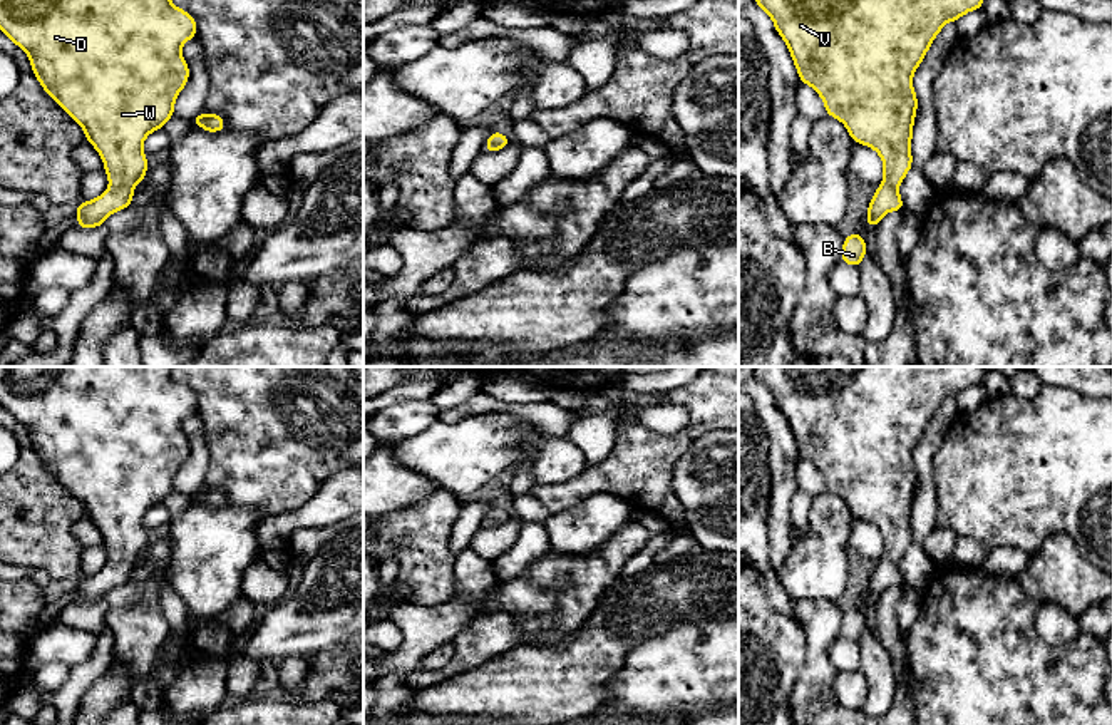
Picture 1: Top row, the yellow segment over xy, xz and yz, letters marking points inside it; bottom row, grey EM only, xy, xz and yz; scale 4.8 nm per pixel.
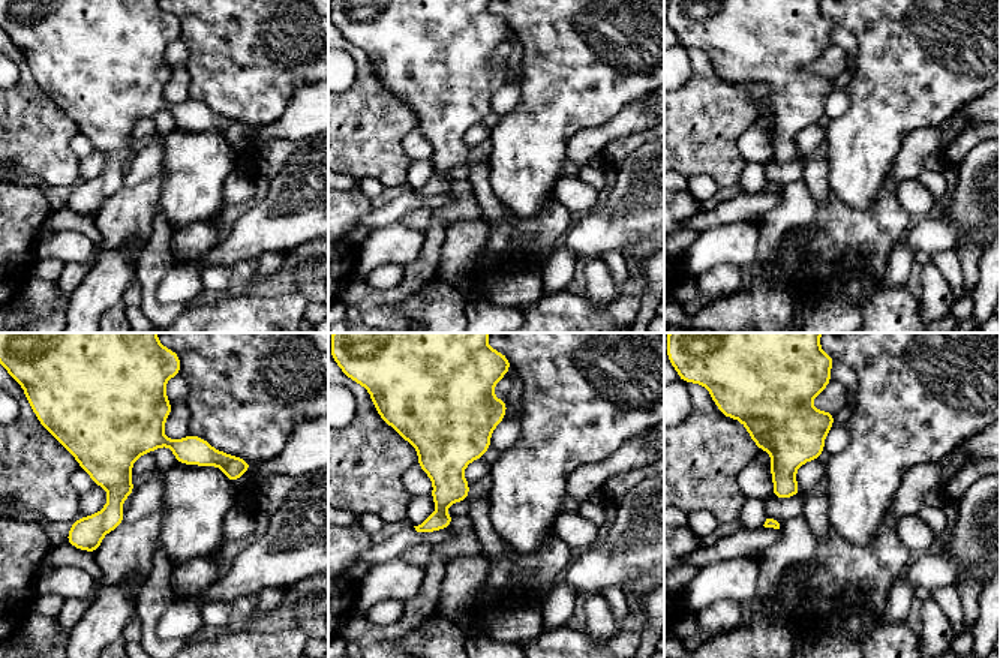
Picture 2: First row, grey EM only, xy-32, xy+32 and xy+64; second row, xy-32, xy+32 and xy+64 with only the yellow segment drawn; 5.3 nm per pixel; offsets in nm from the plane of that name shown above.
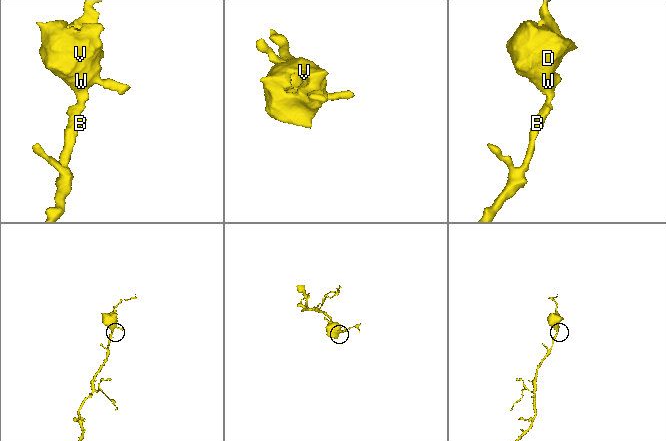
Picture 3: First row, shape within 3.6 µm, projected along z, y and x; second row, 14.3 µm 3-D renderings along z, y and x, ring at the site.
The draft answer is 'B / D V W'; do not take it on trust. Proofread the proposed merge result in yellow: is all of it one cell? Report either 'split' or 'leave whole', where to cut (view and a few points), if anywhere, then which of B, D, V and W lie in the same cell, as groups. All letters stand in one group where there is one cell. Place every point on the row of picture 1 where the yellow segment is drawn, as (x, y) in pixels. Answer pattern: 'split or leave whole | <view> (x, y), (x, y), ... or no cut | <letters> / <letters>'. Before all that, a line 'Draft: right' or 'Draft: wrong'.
Draft: wrong
leave whole | no cut | B D V W

